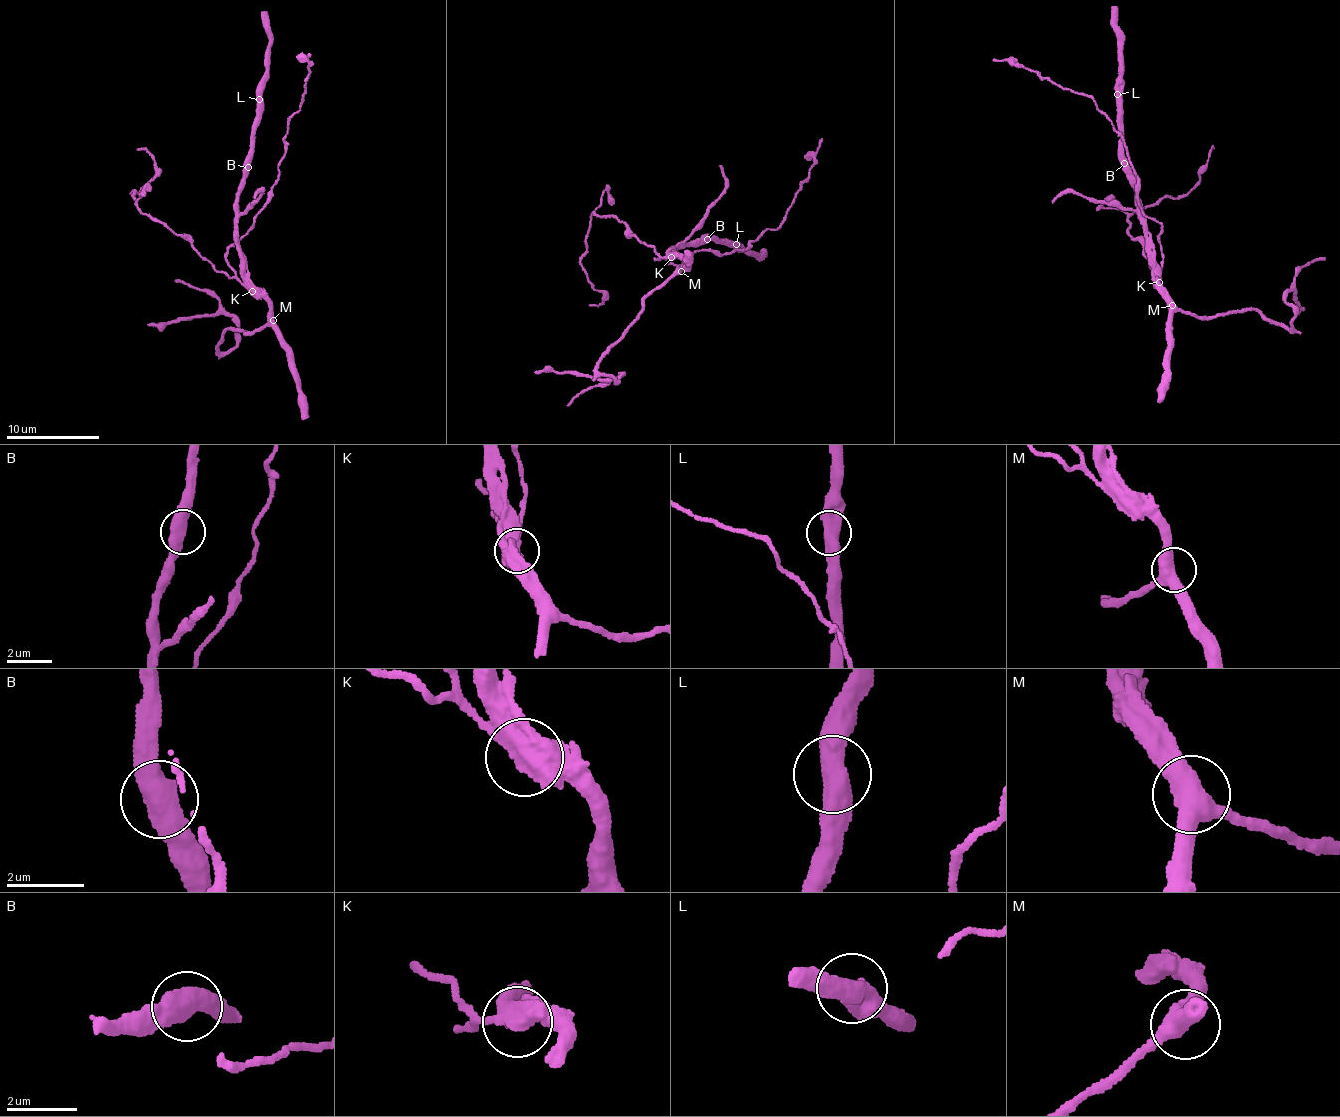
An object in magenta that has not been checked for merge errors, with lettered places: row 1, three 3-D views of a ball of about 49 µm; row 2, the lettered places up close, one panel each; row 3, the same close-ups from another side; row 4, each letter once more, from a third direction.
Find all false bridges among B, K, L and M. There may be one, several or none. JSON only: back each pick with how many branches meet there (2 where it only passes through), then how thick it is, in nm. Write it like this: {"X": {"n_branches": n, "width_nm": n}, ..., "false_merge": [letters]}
{"K": {"n_branches": 2, "width_nm": 550}, "false_merge": ["K"]}

